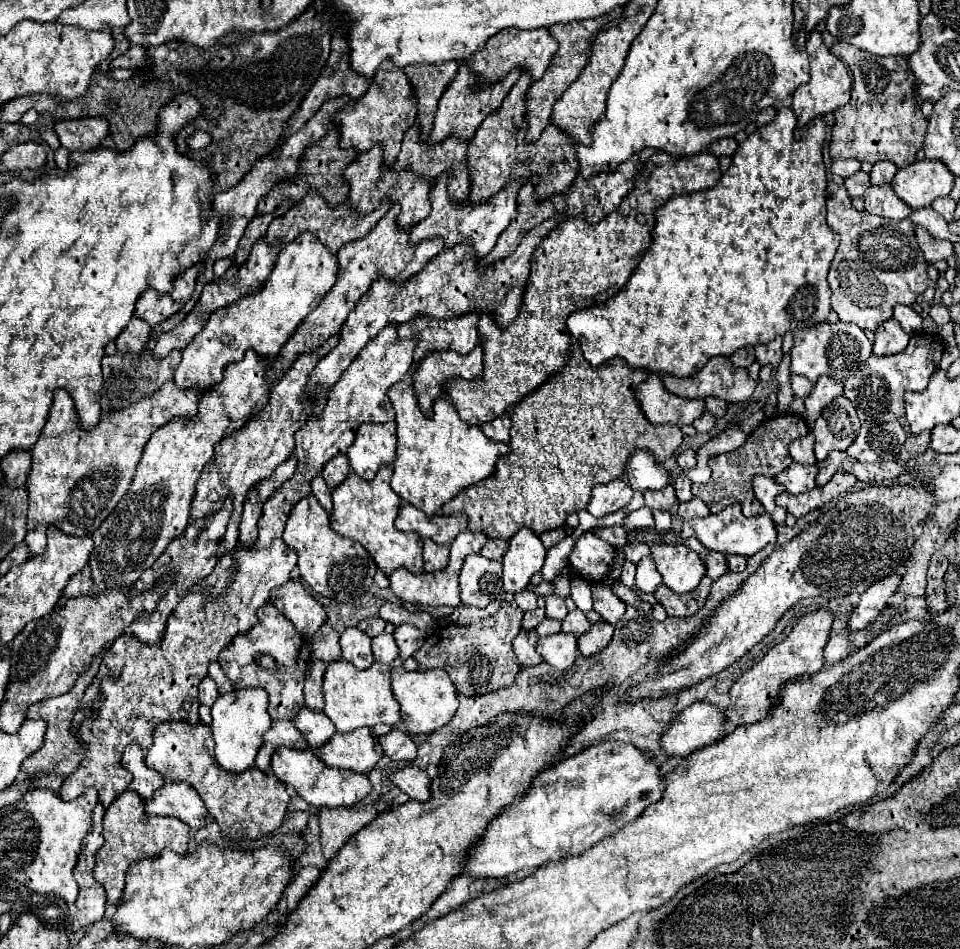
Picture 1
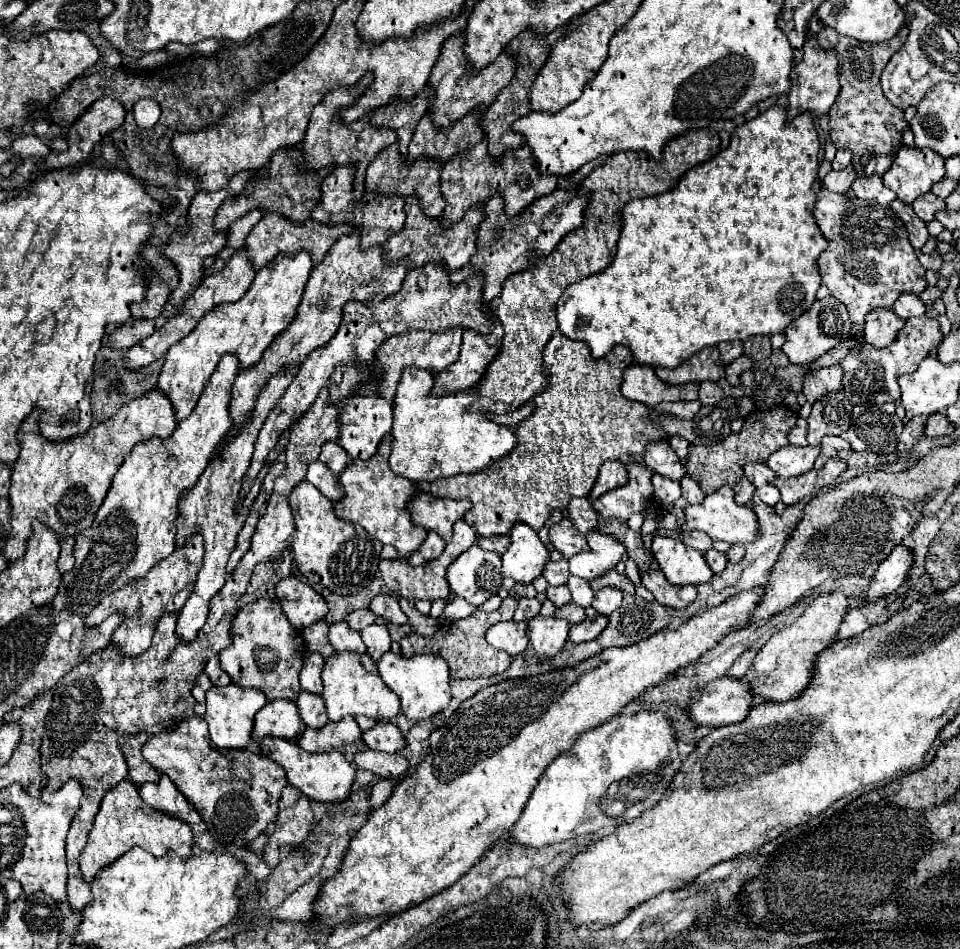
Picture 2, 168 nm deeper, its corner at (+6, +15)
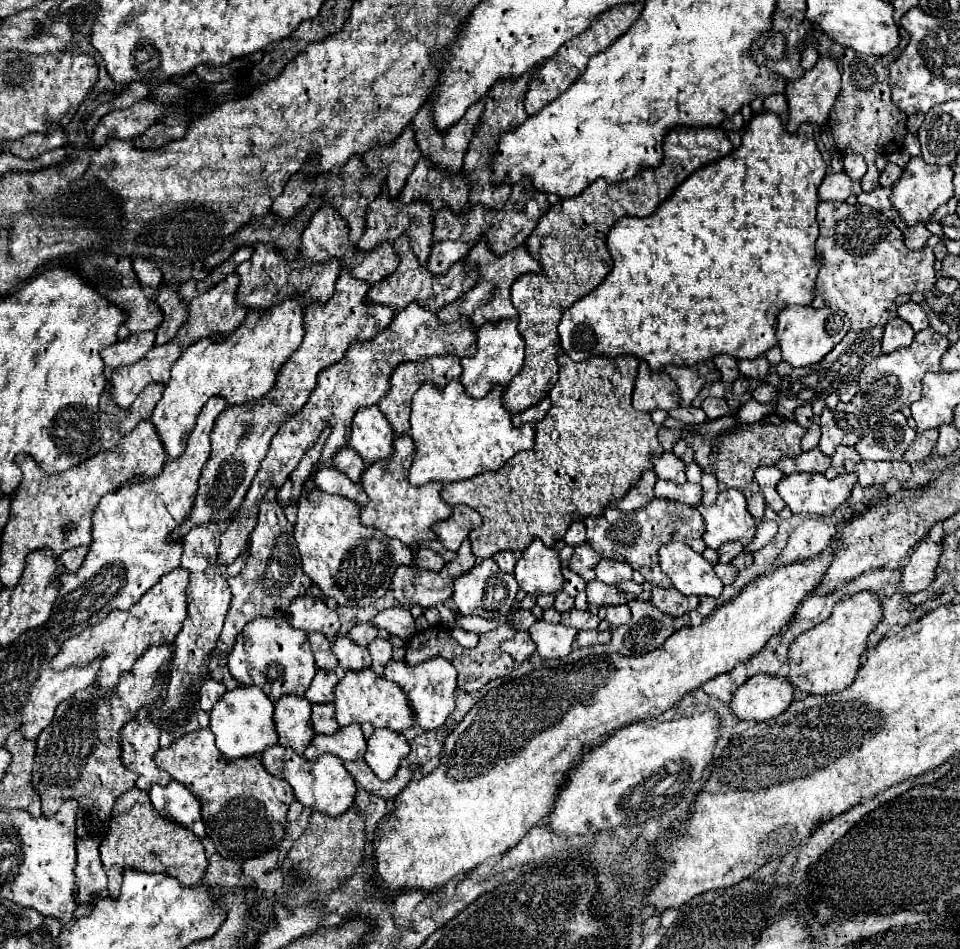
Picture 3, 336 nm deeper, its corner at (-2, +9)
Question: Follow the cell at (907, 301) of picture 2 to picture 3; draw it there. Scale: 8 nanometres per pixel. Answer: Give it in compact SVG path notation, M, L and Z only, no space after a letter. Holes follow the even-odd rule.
M906 303L906 305L900 305L900 307L898 307L898 317L902 317L904 321L908 321L910 327L914 327L916 333L930 327L928 315L926 315L926 311L924 311L918 303Z

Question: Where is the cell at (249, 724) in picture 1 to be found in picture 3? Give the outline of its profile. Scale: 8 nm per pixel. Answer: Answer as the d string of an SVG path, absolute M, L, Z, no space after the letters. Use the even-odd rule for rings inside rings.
M238 687L234 691L226 691L214 709L210 711L210 729L216 735L216 747L228 759L260 755L266 747L278 743L278 735L272 723L274 703L260 687Z

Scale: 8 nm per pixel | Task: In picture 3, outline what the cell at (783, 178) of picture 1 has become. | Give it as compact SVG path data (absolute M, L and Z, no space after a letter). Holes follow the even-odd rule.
M760 113L752 117L748 123L742 145L726 155L724 159L710 163L702 167L700 171L692 173L690 179L686 179L652 215L648 217L622 217L608 235L608 247L614 257L614 267L606 275L606 279L586 297L576 301L572 307L568 307L562 315L558 333L560 333L560 347L564 353L574 361L584 361L588 357L600 355L600 357L620 357L620 355L636 355L638 359L644 359L652 371L660 371L666 365L696 365L702 361L712 359L714 355L726 353L736 359L756 359L764 355L768 349L778 345L776 339L776 319L778 313L786 305L810 305L814 299L814 285L816 275L822 265L822 259L816 255L814 243L818 237L818 223L816 223L816 207L820 203L818 199L818 185L822 183L826 175L826 163L816 147L814 131L810 123L804 123L798 127L796 133L788 133L776 113Z

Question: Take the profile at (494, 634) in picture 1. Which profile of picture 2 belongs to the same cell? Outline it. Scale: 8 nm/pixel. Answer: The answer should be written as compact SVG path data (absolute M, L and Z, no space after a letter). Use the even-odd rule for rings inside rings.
M508 597L508 599L502 601L502 607L498 611L492 611L492 613L476 611L474 615L470 615L466 619L454 621L454 623L444 623L430 639L412 633L412 635L408 635L408 637L404 637L400 641L402 655L404 657L412 657L416 653L434 653L434 655L440 655L442 659L446 659L446 663L450 667L450 677L452 679L476 679L476 677L492 677L496 673L504 673L510 667L512 657L508 653L498 651L492 645L488 645L486 639L484 639L484 633L494 623L512 619L512 615L516 611L516 603L518 601L514 597Z

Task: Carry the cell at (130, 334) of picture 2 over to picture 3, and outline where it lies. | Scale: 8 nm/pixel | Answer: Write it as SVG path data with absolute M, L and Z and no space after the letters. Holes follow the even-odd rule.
M154 331L136 333L124 341L118 341L112 347L106 347L104 351L100 351L100 355L102 355L104 363L112 369L116 369L120 365L132 365L138 359L142 359L154 347L154 341L156 341Z

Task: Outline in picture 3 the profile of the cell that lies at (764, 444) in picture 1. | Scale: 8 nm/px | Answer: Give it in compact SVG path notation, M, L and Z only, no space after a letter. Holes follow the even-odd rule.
M770 413L762 421L756 421L752 425L738 425L732 435L728 435L720 441L710 443L710 441L700 439L698 435L684 435L684 441L688 441L688 445L694 449L694 461L702 467L702 471L716 475L720 491L726 491L730 487L742 491L750 505L750 513L756 519L762 519L766 503L764 503L764 495L754 479L754 471L760 465L776 465L776 461L784 455L790 455L790 457L800 455L802 453L800 439L802 439L804 431L806 429L802 425L798 425L796 421ZM714 445L718 447L716 451L714 451Z

